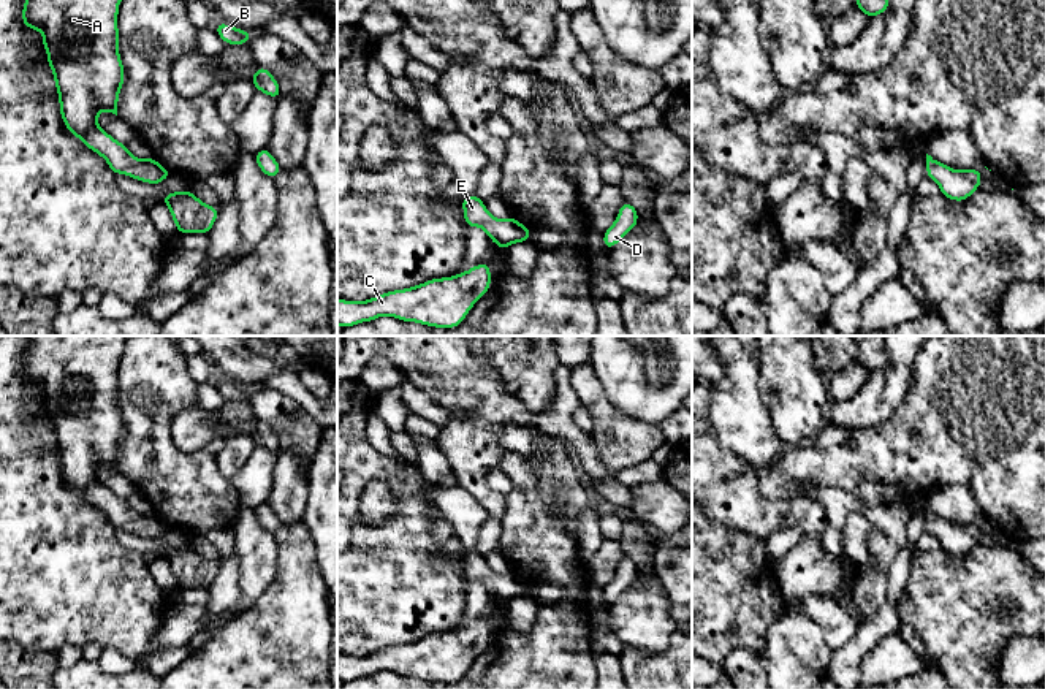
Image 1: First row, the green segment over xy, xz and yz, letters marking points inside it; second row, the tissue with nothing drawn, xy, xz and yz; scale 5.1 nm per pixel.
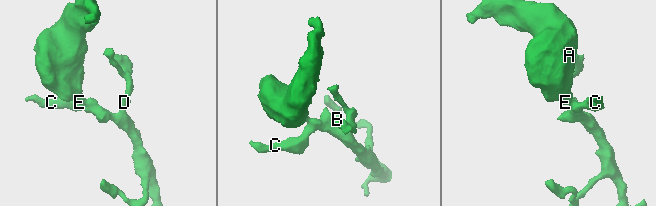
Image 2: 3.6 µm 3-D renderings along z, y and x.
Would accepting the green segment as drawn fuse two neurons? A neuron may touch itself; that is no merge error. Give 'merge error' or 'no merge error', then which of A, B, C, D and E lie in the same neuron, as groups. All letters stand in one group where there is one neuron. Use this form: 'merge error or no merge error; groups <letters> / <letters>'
no merge error; groups A B C D E

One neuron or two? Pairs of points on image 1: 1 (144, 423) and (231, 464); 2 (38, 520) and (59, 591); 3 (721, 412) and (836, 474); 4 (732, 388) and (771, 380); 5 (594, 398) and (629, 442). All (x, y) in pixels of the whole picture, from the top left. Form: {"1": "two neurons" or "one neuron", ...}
{"1": "two neurons", "2": "one neuron", "3": "two neurons", "4": "two neurons", "5": "one neuron"}

